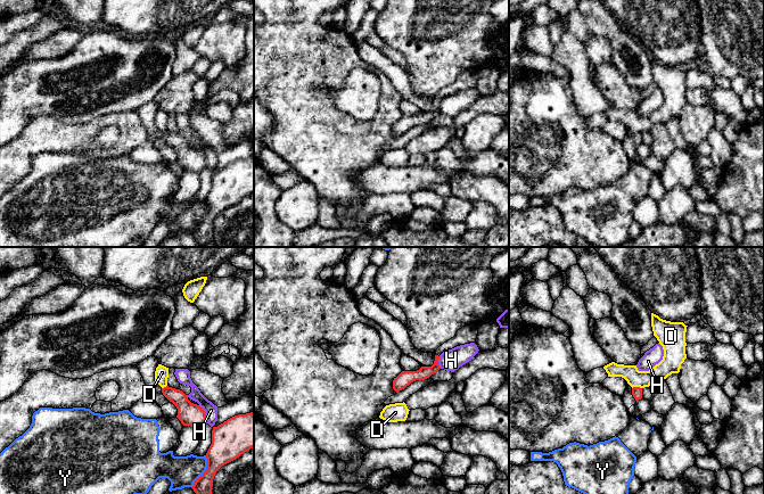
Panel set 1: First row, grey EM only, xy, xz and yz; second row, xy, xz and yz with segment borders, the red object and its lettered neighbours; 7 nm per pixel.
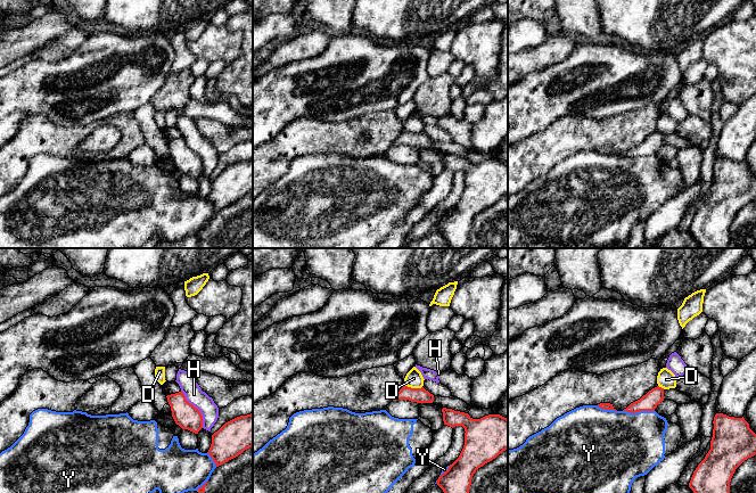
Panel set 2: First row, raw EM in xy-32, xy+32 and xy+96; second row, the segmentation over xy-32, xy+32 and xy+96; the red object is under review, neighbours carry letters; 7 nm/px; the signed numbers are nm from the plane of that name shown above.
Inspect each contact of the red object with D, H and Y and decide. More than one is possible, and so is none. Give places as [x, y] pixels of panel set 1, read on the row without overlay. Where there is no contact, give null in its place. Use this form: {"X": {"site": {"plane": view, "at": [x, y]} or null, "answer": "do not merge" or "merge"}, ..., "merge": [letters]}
{"D": {"site": {"plane": "yz", "at": [637, 132]}, "answer": "do not merge"}, "H": {"site": {"plane": "xy", "at": [205, 159]}, "answer": "do not merge"}, "Y": {"site": {"plane": "xy", "at": [205, 216]}, "answer": "do not merge"}, "merge": []}

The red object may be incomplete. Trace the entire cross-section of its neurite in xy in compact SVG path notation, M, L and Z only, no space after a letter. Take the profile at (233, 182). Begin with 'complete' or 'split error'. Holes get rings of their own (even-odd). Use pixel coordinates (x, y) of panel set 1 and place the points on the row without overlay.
complete; M254 157L235 160L212 175L207 214L191 232L200 246L212 241L213 224L224 209L254 192Z

